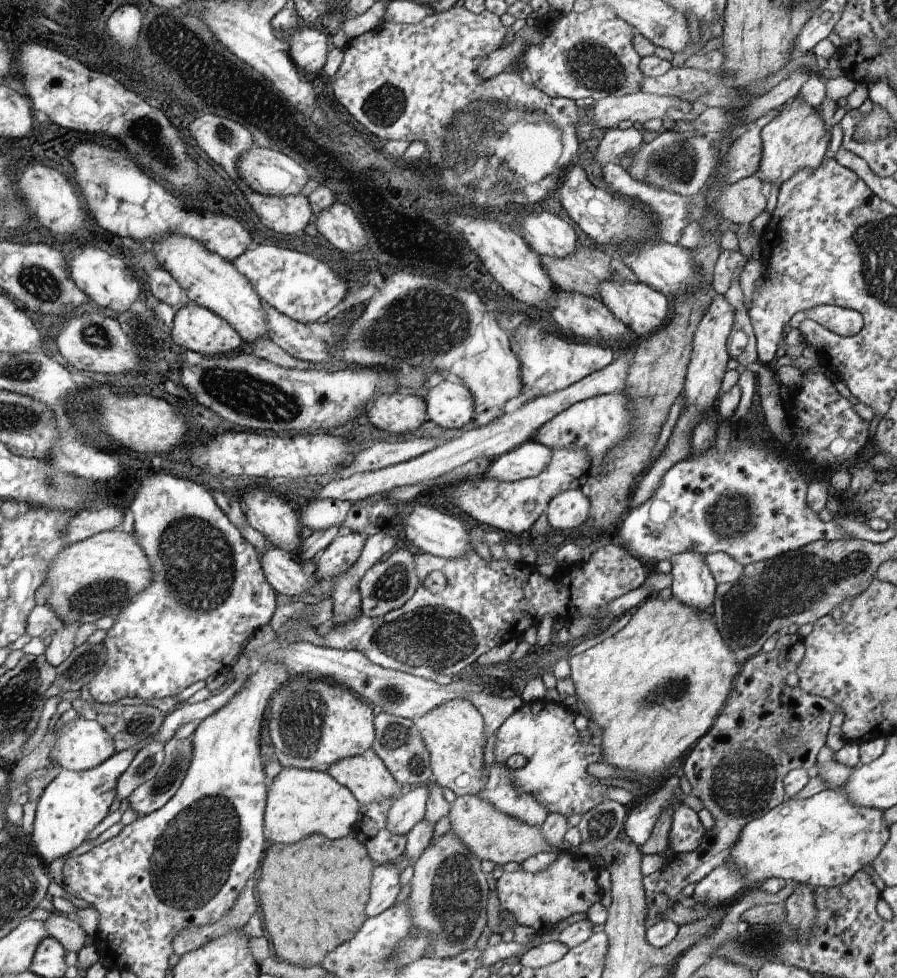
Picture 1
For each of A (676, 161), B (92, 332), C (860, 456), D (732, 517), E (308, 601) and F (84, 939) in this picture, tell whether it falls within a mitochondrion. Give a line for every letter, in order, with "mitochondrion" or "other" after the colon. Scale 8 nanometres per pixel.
A: mitochondrion
B: mitochondrion
C: other
D: mitochondrion
E: other
F: other

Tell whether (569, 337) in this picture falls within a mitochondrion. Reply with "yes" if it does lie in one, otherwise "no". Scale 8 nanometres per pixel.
no

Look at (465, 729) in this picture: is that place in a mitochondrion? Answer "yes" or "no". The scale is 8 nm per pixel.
no

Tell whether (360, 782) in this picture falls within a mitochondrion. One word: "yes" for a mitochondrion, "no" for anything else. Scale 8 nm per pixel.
no

